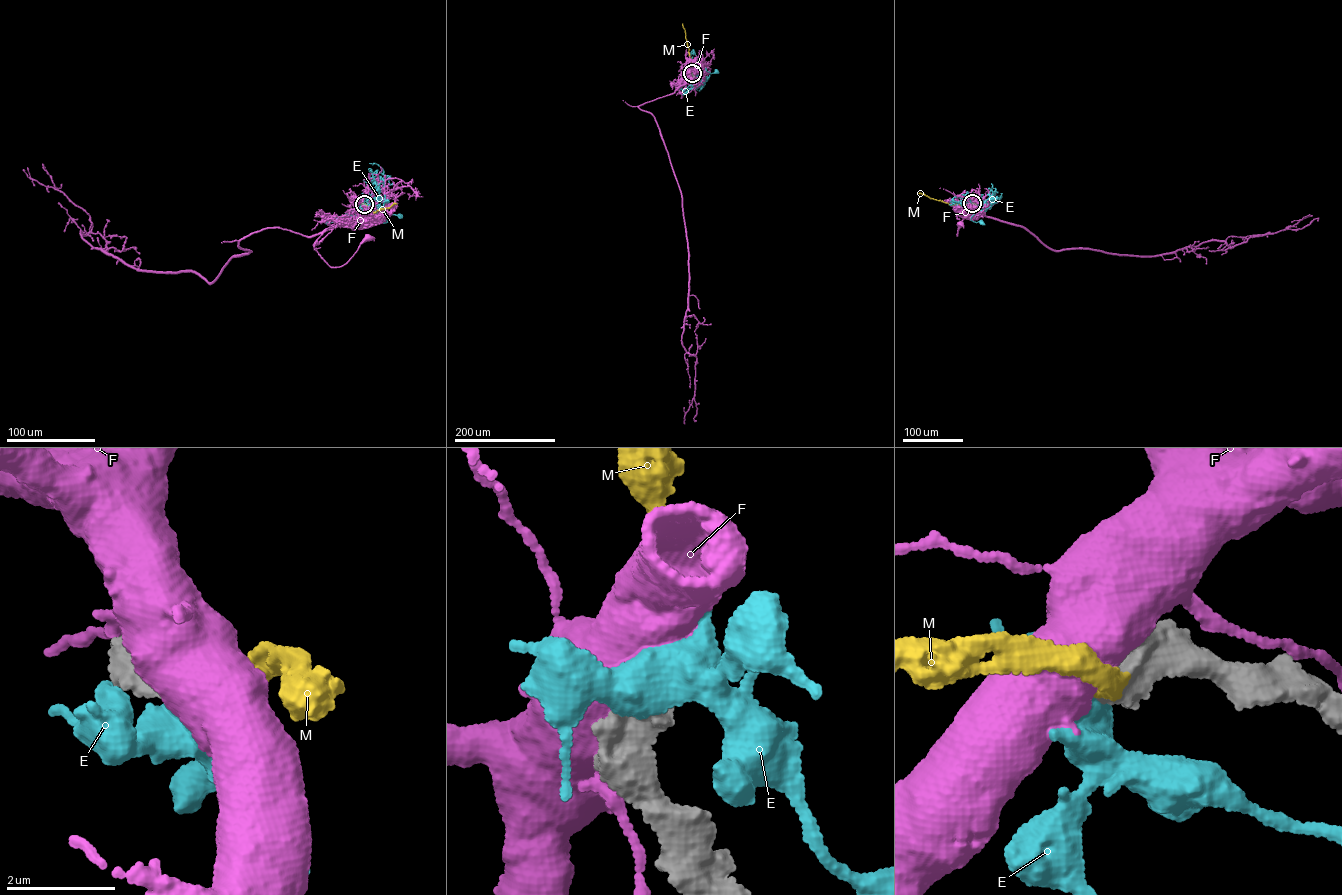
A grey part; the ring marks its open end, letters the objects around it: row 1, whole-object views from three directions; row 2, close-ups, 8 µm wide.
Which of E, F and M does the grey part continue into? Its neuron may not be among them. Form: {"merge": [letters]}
{"merge": ["M"]}

